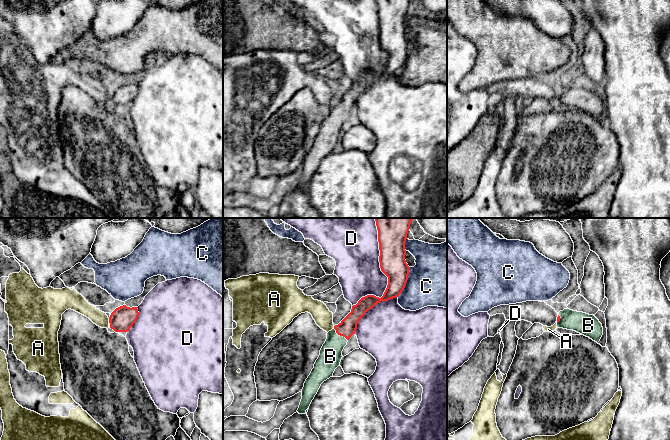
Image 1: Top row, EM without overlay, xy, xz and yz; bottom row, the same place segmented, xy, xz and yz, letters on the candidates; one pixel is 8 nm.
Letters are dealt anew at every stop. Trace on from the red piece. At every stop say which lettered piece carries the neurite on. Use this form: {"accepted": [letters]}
{"accepted": ["B"]}

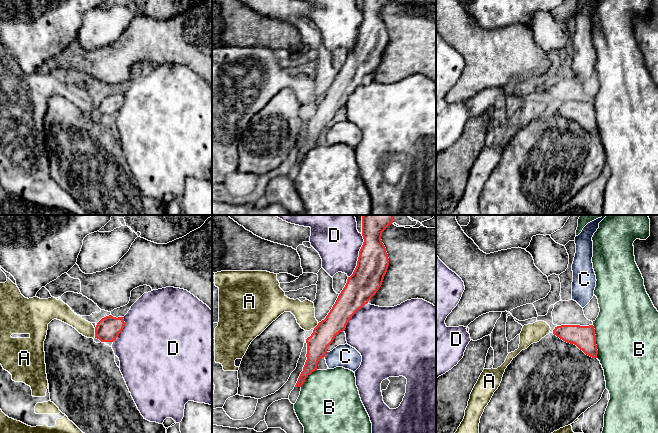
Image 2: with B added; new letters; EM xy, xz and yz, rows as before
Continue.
{"accepted": []}

